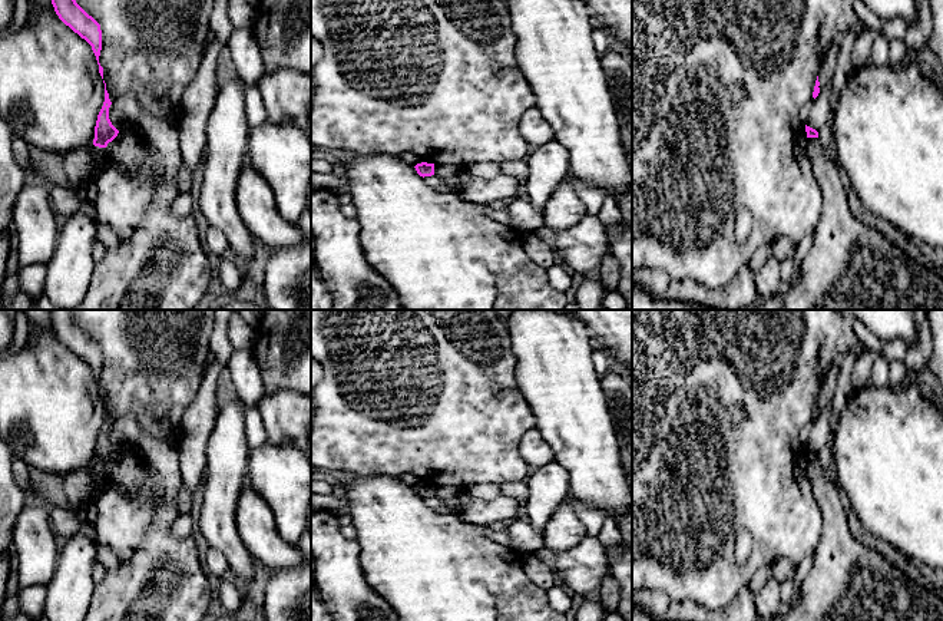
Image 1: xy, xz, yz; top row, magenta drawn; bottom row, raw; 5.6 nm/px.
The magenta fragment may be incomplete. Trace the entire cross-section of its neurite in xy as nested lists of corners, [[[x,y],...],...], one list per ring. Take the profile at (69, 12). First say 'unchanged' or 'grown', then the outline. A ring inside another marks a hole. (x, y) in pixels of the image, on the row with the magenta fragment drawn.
unchanged; [[[52,0],[52,4],[53,4],[53,7],[54,7],[56,14],[59,16],[59,19],[60,19],[66,26],[69,26],[75,33],[77,33],[82,39],[85,39],[85,40],[92,46],[92,50],[93,50],[93,53],[95,53],[95,56],[96,56],[96,60],[97,60],[97,65],[99,65],[99,73],[100,73],[100,76],[102,76],[102,79],[103,79],[103,67],[102,67],[100,63],[99,63],[99,56],[100,56],[100,50],[102,50],[102,30],[100,30],[100,24],[99,24],[92,16],[89,16],[89,14],[76,3],[76,0]]]

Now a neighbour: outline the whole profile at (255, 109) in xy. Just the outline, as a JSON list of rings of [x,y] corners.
[[[248,86],[245,90],[246,122],[251,128],[257,128],[268,120],[265,103],[258,86]]]

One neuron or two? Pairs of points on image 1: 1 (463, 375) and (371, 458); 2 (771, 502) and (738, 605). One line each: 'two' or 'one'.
1: one
2: two

